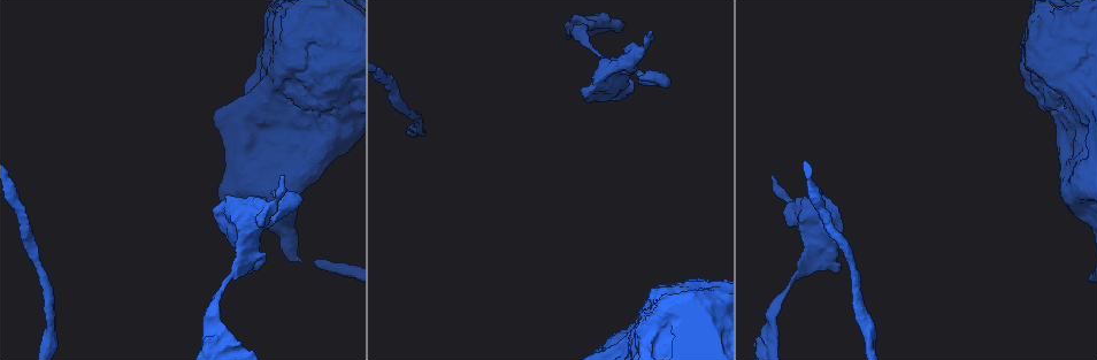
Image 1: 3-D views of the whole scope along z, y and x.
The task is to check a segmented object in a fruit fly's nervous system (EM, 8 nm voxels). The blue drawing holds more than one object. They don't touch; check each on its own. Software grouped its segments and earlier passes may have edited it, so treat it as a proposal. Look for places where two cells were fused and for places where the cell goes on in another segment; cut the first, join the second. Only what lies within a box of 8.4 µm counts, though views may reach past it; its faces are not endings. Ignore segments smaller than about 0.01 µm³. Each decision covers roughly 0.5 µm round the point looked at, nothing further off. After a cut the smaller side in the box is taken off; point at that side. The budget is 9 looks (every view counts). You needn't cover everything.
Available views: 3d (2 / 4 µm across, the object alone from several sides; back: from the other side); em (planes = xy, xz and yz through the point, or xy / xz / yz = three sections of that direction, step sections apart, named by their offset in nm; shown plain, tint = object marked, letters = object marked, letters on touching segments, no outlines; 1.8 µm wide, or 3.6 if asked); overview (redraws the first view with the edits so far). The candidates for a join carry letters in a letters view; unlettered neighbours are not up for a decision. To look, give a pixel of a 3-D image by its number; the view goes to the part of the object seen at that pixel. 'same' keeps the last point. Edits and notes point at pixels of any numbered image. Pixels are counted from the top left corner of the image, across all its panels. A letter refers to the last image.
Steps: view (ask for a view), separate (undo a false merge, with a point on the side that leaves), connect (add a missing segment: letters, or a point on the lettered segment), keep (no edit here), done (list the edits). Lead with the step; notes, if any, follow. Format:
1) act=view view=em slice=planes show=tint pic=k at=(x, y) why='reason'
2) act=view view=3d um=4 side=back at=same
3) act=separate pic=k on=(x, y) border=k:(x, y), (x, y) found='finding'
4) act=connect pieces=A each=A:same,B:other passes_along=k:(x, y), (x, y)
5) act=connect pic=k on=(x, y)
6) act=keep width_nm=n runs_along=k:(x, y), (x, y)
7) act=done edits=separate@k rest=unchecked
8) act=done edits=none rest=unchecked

act=view view=em slice=yz step=16 show=letters pic=1 at=(629, 91) why='branch stops here'

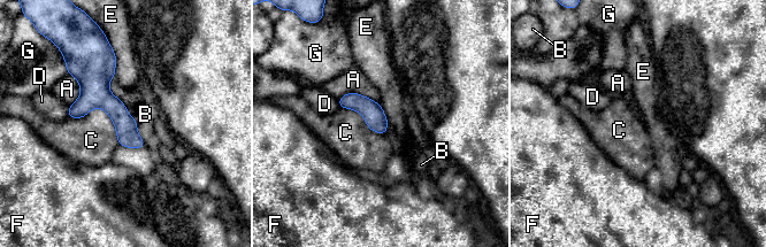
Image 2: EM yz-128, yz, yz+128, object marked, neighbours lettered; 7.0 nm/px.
act=view view=em slice=planes show=letters at=same why='cut it another way'

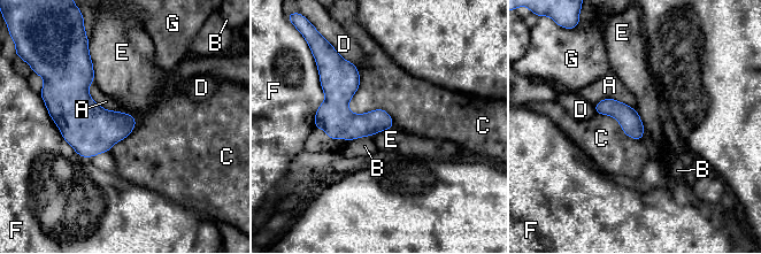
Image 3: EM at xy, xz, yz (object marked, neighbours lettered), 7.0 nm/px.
act=keep each=A:other,B:other,C:other,D:other,E:other,F:other,G:other border=3:(89, 53), (92, 60), (94, 82) found='no lettered segment goes on from it'

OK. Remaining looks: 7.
act=view view=3d um=4 pic=1 at=(773, 176) why='branch stops here'

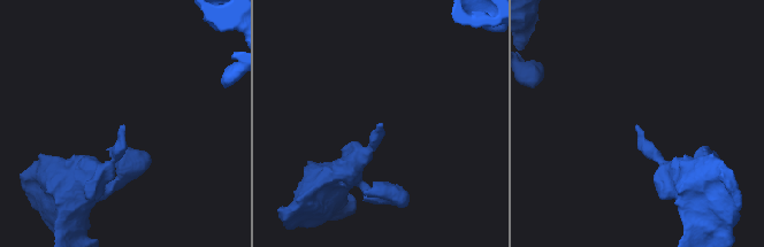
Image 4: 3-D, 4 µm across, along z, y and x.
act=view view=em slice=yz step=8 show=tint pic=4 at=(380, 125)

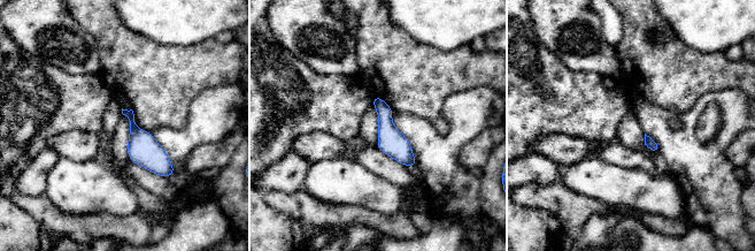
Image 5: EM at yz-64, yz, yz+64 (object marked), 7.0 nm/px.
act=view view=em slice=planes show=letters at=same why='another direction'

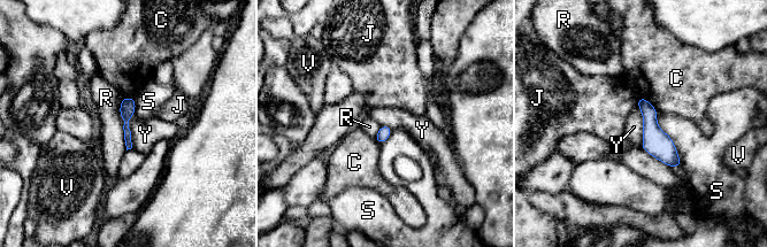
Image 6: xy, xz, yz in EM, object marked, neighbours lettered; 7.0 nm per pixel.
act=keep each=C:other,J:other,R:other,S:other,V:other,Y:other found='none of them fits'

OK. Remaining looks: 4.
act=view view=em um=3.6 slice=xz step=4 show=letters pic=1 at=(328, 115) why='calibre changes'

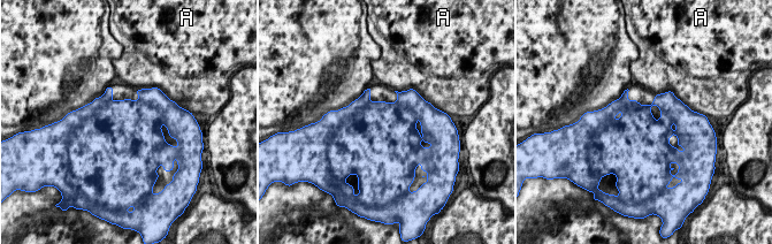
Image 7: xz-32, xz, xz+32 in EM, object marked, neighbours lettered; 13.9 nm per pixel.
act=keep each=A:other found='one cell here'

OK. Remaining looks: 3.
act=view view=em slice=planes show=letters pic=1 at=(590, 24)

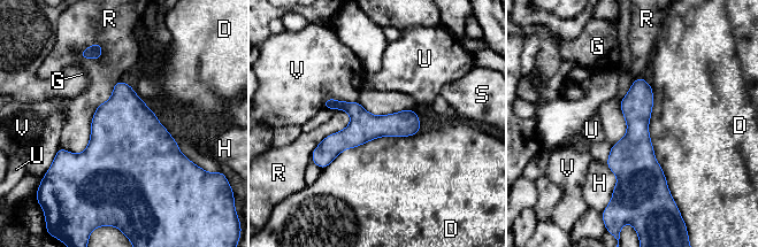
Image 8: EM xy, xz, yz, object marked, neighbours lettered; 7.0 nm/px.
act=keep each=D:other,G:other,H:other,R:other,S:other,U:other,V:other runs_along=8:(415, 116), (364, 126), (319, 160) found='continuous, no second cell'

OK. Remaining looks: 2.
act=done edits=none rest=unchecked

